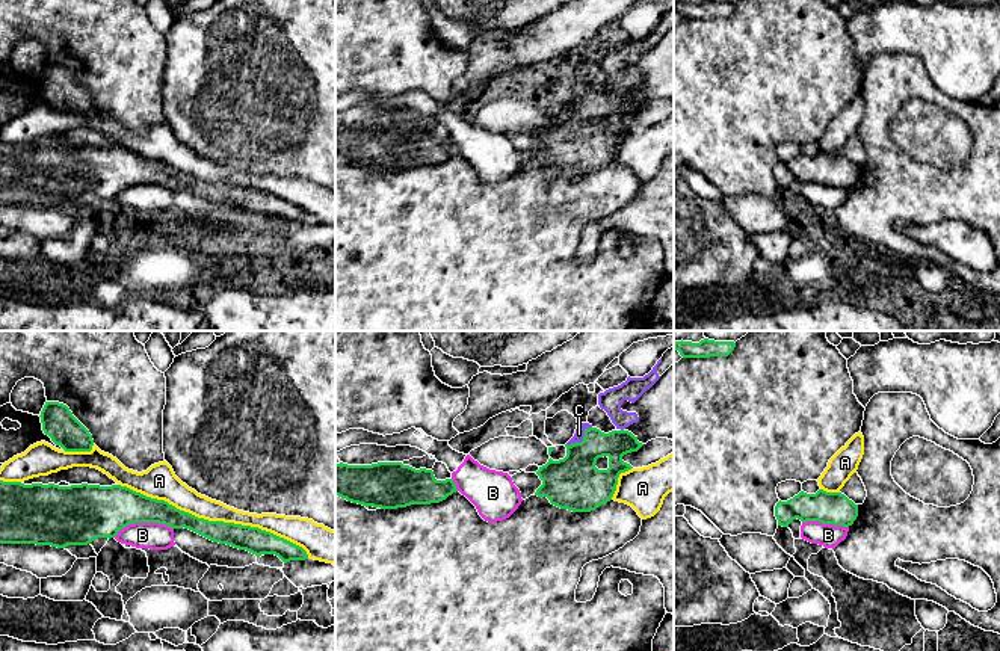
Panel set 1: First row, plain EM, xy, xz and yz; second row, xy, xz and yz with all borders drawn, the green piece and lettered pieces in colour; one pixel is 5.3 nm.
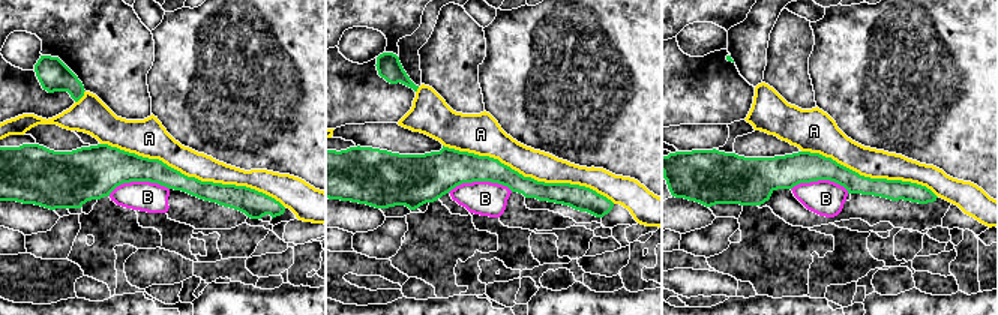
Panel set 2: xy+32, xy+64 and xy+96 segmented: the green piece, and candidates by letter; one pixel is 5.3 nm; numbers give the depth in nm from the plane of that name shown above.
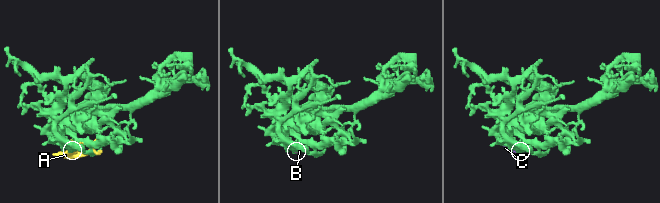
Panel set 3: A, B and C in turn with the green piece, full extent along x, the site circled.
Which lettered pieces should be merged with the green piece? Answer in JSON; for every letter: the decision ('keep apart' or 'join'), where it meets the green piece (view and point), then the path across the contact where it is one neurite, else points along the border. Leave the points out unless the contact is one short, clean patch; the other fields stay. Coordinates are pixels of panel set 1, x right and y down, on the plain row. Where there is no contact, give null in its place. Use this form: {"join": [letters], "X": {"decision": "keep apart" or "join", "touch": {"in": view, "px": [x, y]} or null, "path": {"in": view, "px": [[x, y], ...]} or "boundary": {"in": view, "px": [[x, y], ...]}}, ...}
{"join": ["C"], "A": {"decision": "keep apart", "touch": {"in": "xy", "px": [216, 183]}}, "B": {"decision": "keep apart", "touch": {"in": "xy", "px": [142, 183]}}, "C": {"decision": "join", "touch": {"in": "xz", "px": [583, 101]}}}

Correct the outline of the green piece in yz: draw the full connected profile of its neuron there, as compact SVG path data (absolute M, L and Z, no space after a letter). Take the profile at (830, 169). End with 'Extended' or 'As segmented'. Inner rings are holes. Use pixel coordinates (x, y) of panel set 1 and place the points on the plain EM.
M819 151L816 156L801 153L787 163L778 163L775 168L778 187L789 189L793 181L819 183L849 189L858 178L858 166L841 154L826 154Z. As segmented

